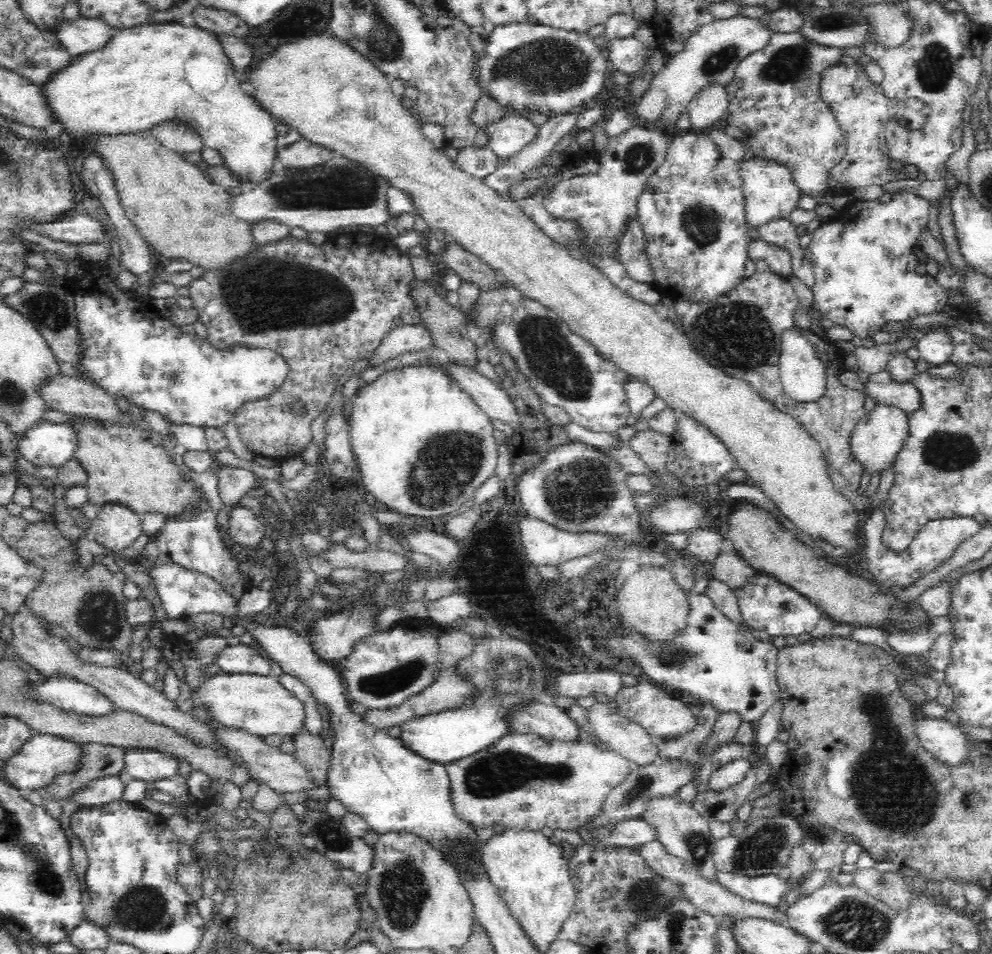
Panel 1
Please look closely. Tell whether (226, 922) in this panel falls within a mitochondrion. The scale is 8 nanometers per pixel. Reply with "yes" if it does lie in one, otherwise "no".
no

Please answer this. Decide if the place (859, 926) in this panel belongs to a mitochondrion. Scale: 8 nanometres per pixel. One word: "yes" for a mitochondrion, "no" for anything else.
yes

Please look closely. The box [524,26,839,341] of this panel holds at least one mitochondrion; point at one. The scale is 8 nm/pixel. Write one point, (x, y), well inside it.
(793, 63)

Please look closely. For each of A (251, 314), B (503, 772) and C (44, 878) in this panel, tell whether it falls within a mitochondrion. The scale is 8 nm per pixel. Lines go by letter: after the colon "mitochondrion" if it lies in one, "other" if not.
A: mitochondrion
B: mitochondrion
C: mitochondrion

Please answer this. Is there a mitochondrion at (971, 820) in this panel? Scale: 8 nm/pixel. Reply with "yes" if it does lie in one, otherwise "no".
no

